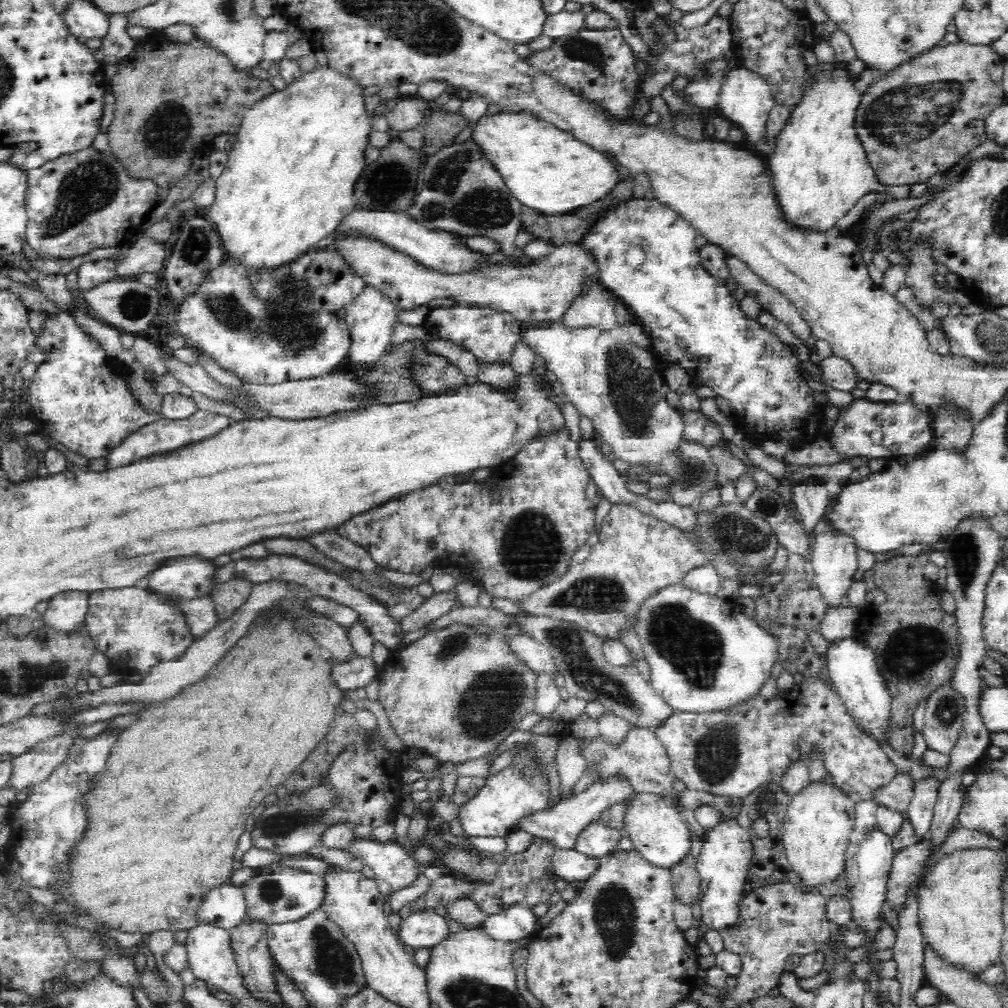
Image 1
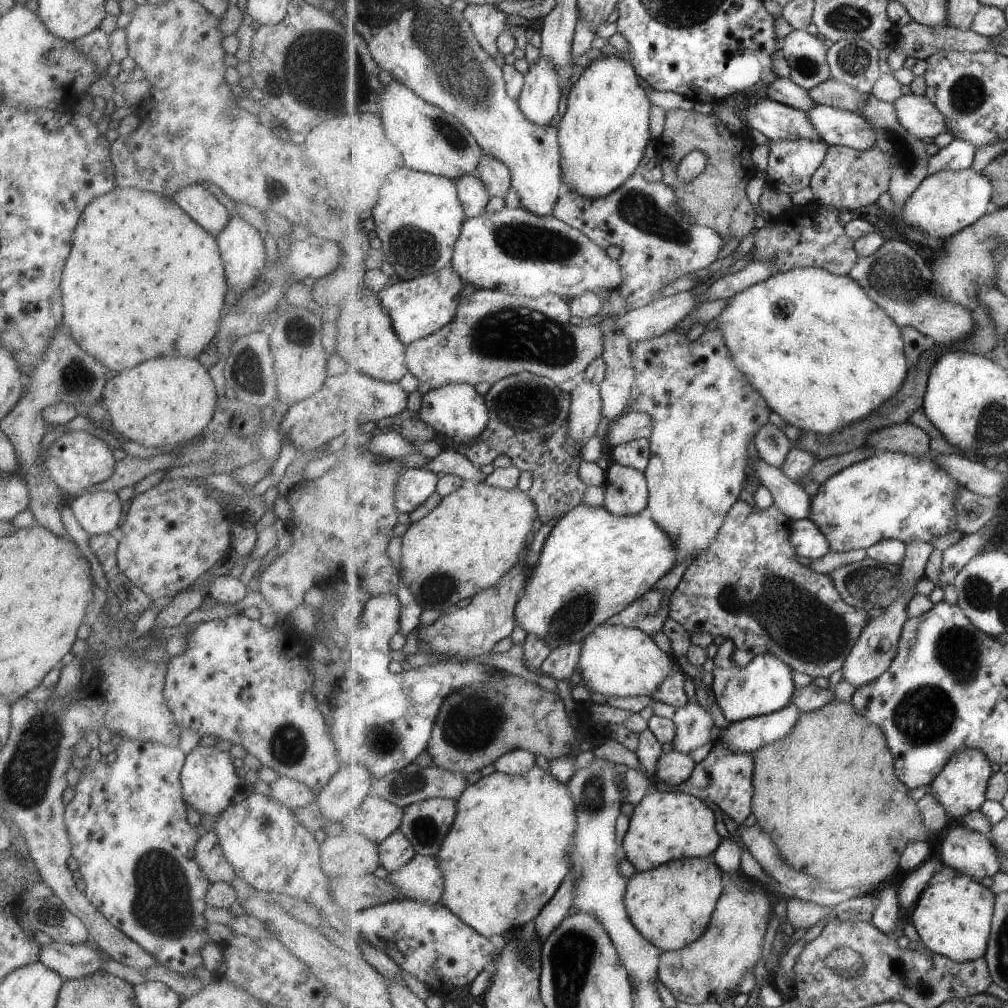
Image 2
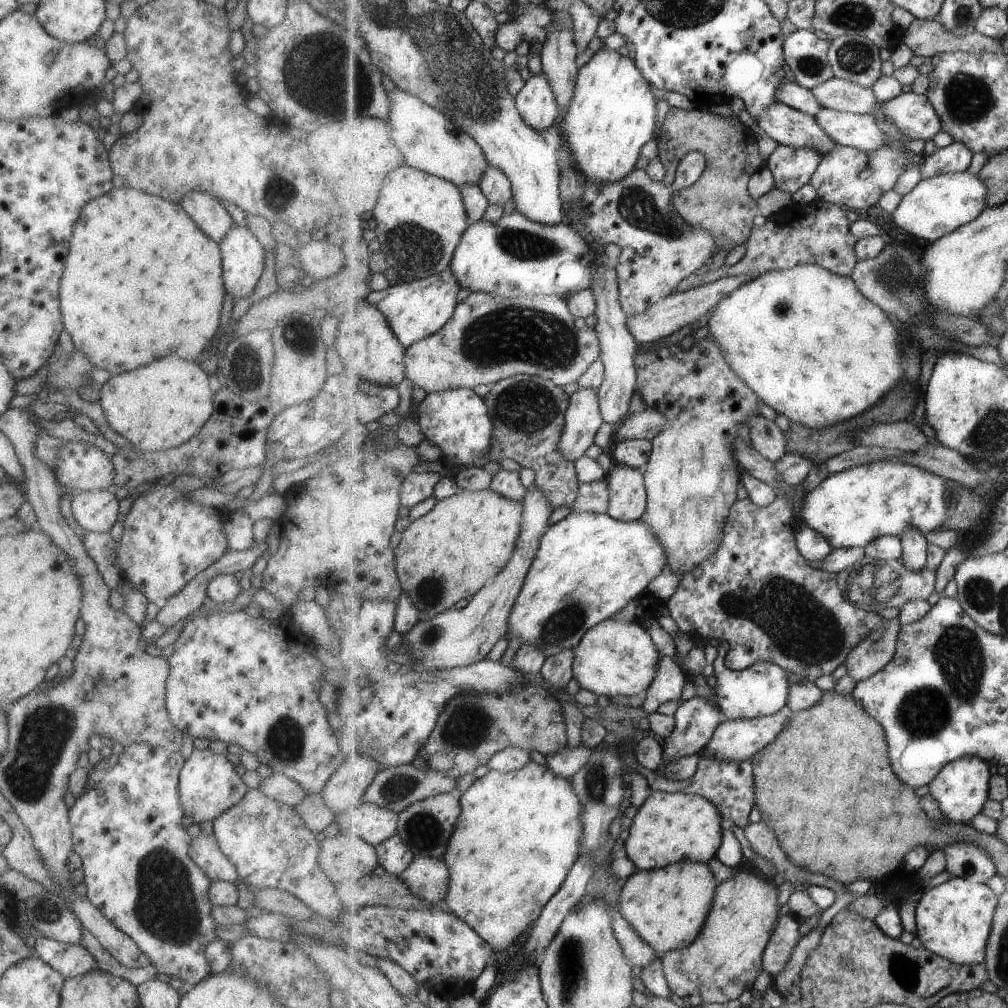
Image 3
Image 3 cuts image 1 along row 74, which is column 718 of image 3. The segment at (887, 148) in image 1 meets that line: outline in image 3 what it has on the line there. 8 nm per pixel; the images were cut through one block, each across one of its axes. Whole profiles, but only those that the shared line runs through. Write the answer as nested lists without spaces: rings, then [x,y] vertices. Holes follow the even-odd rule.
[[[744,867],[737,870],[733,878],[720,884],[701,936],[691,946],[673,950],[661,956],[663,974],[673,994],[683,999],[688,1006],[693,1007],[736,1001],[745,992],[747,986],[753,985],[759,972],[764,970],[764,953],[774,935],[779,910],[779,890],[776,886],[765,882],[761,876]]]

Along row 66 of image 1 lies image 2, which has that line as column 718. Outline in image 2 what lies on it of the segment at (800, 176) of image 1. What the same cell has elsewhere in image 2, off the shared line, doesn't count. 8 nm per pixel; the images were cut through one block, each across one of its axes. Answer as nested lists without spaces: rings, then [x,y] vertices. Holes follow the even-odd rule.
[[[654,789],[634,808],[622,842],[624,858],[633,865],[636,872],[641,872],[654,870],[671,863],[671,860],[711,857],[723,840],[715,828],[715,820],[715,812],[697,796]]]

